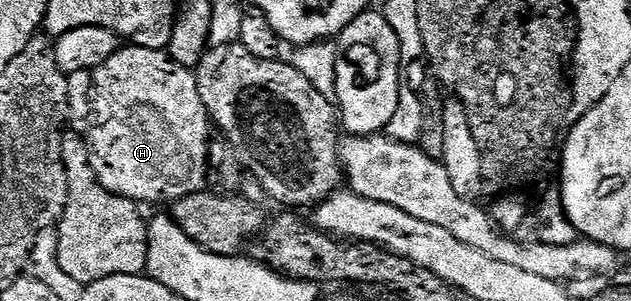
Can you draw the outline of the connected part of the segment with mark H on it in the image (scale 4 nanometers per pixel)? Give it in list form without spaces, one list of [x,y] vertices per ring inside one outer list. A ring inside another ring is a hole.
[[[121,45],[118,46],[114,55],[107,57],[107,61],[103,61],[101,65],[96,67],[91,73],[92,123],[93,128],[90,129],[89,133],[87,132],[89,160],[91,161],[91,169],[95,173],[97,180],[103,185],[103,189],[107,189],[119,197],[127,197],[131,202],[138,205],[146,205],[145,203],[166,203],[166,205],[172,205],[183,197],[195,194],[196,191],[206,190],[205,169],[210,164],[211,142],[209,143],[209,131],[211,132],[211,120],[205,112],[203,101],[199,97],[196,74],[190,68],[181,67],[178,63],[173,62],[165,51]]]

